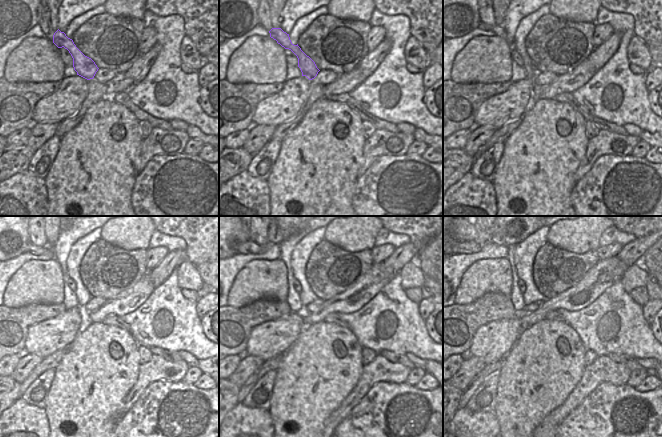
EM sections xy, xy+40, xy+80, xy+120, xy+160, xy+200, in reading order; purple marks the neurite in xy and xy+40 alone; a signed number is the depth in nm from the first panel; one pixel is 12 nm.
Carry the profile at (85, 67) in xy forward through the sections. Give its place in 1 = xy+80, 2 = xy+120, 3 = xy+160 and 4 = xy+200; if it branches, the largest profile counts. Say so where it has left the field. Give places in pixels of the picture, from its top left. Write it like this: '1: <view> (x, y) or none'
1: xy+80 (497, 29)
2: xy+120 (33, 249)
3: xy+160 (248, 247)
4: xy+200 (467, 247)

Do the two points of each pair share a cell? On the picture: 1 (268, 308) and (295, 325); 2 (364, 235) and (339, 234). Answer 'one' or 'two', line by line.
1: two
2: one

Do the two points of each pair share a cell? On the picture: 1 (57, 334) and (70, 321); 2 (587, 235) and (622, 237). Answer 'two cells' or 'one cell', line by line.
1: one cell
2: two cells

